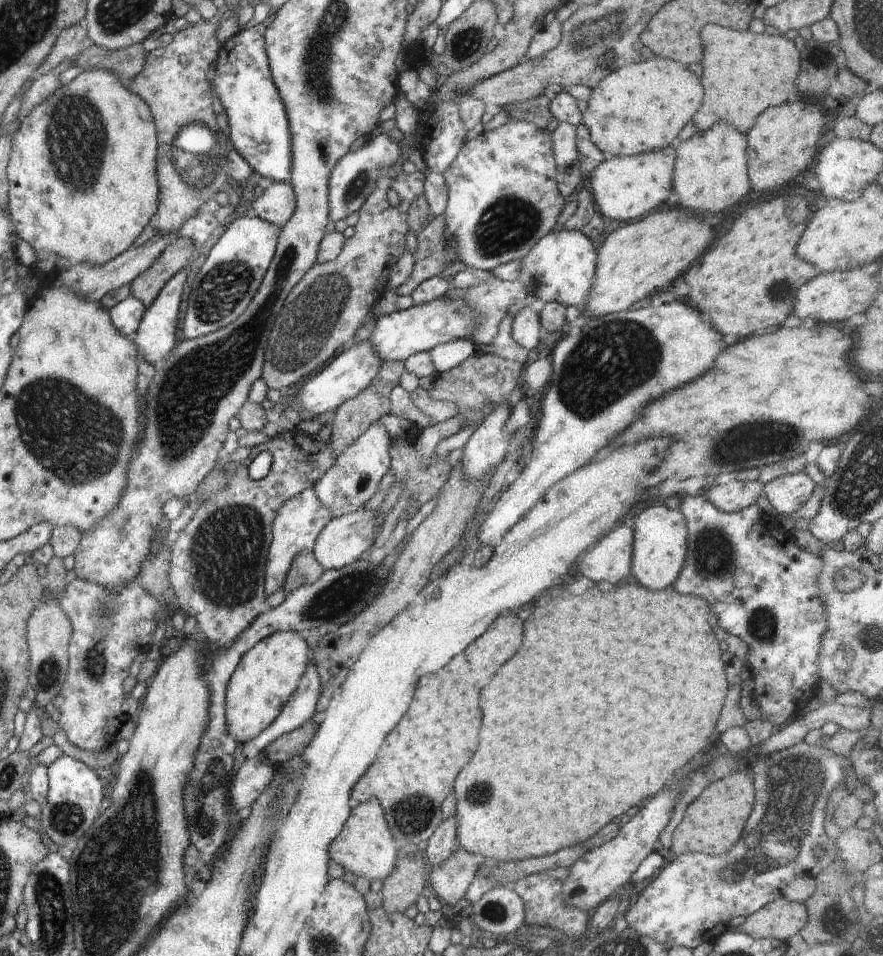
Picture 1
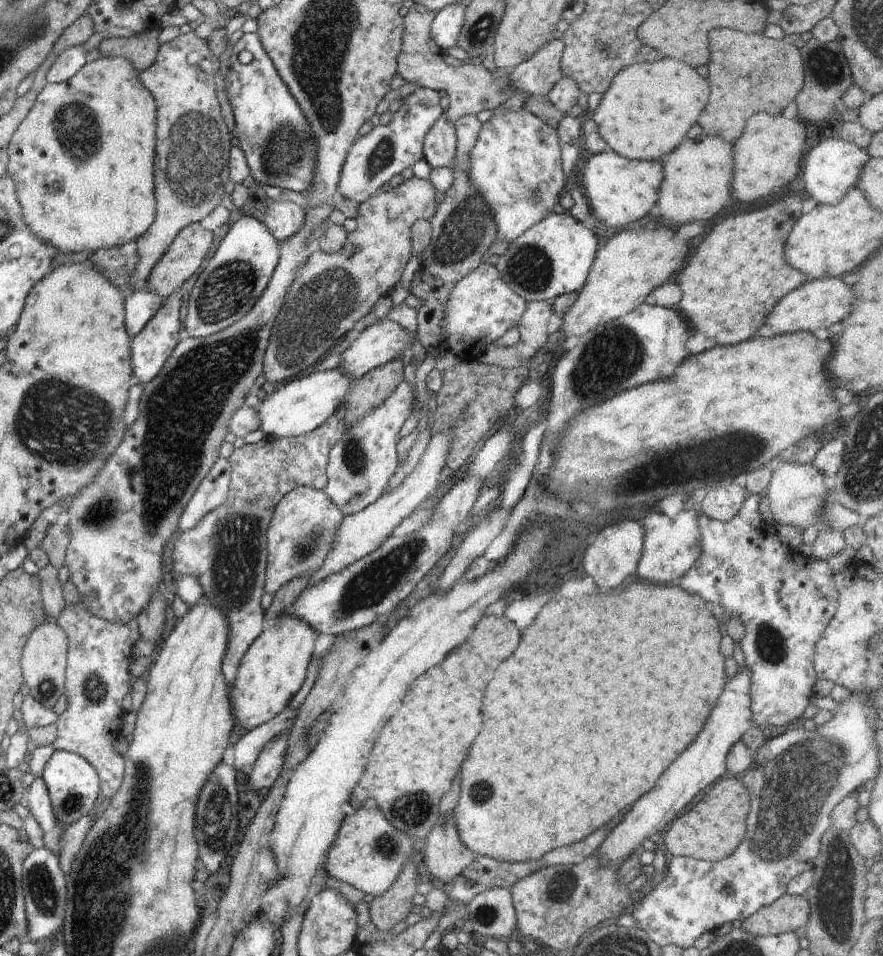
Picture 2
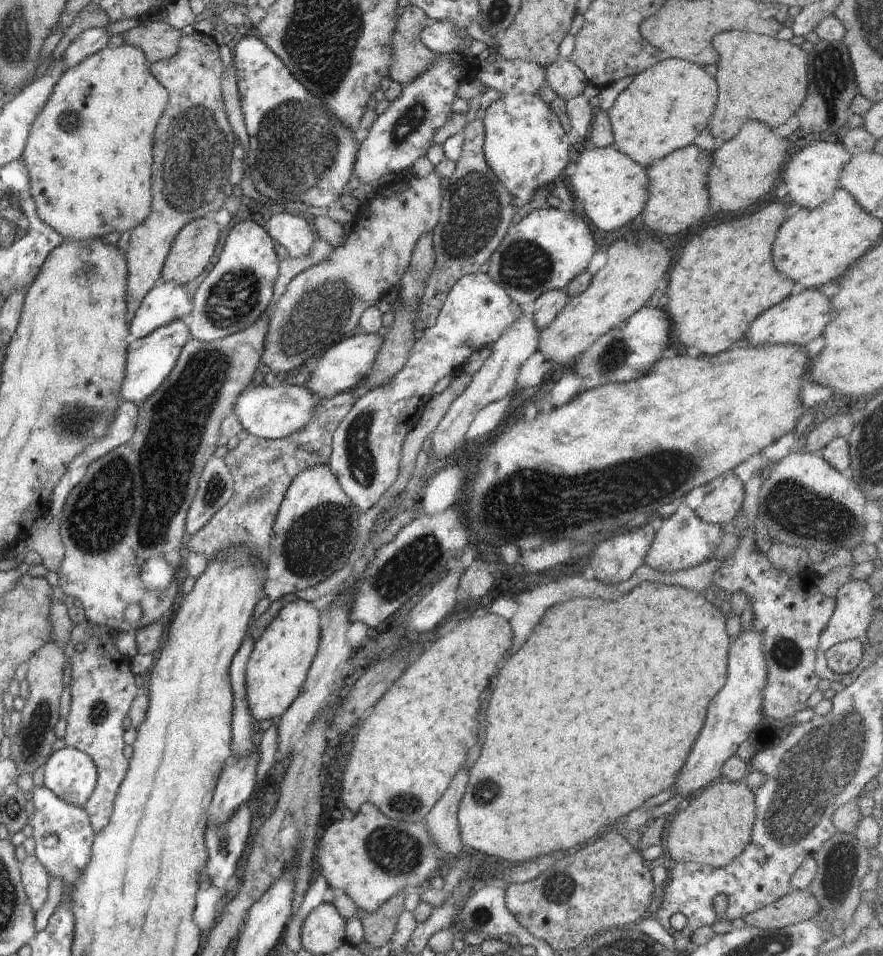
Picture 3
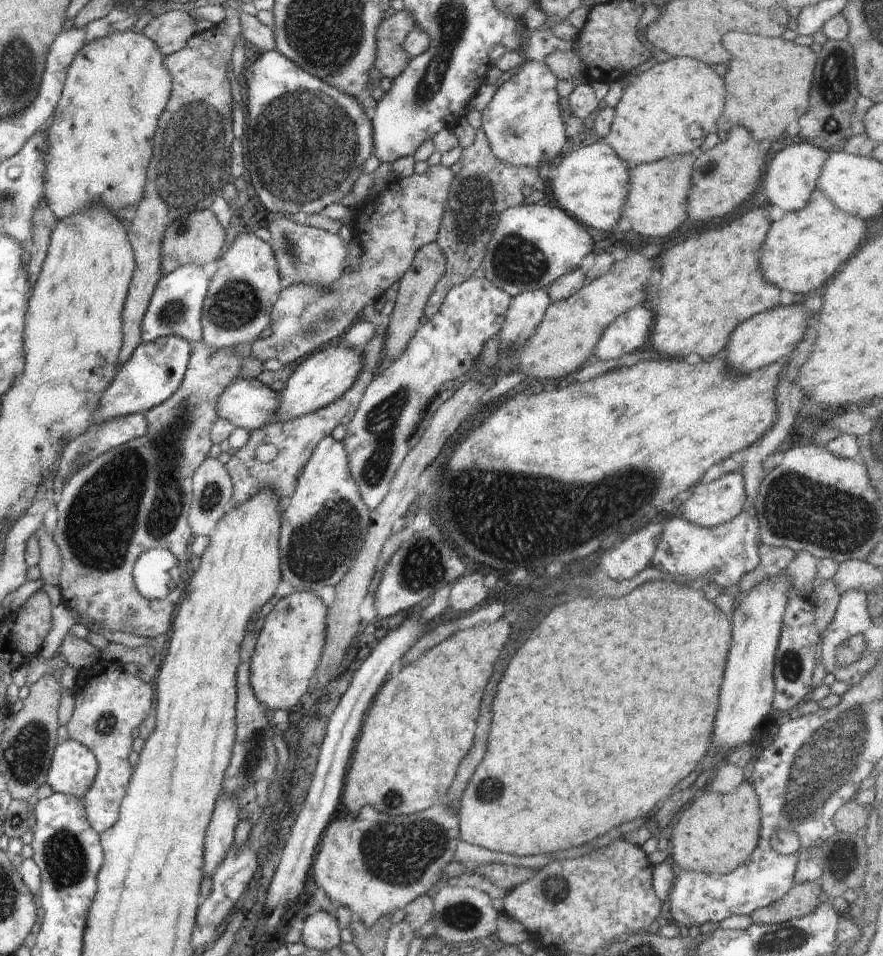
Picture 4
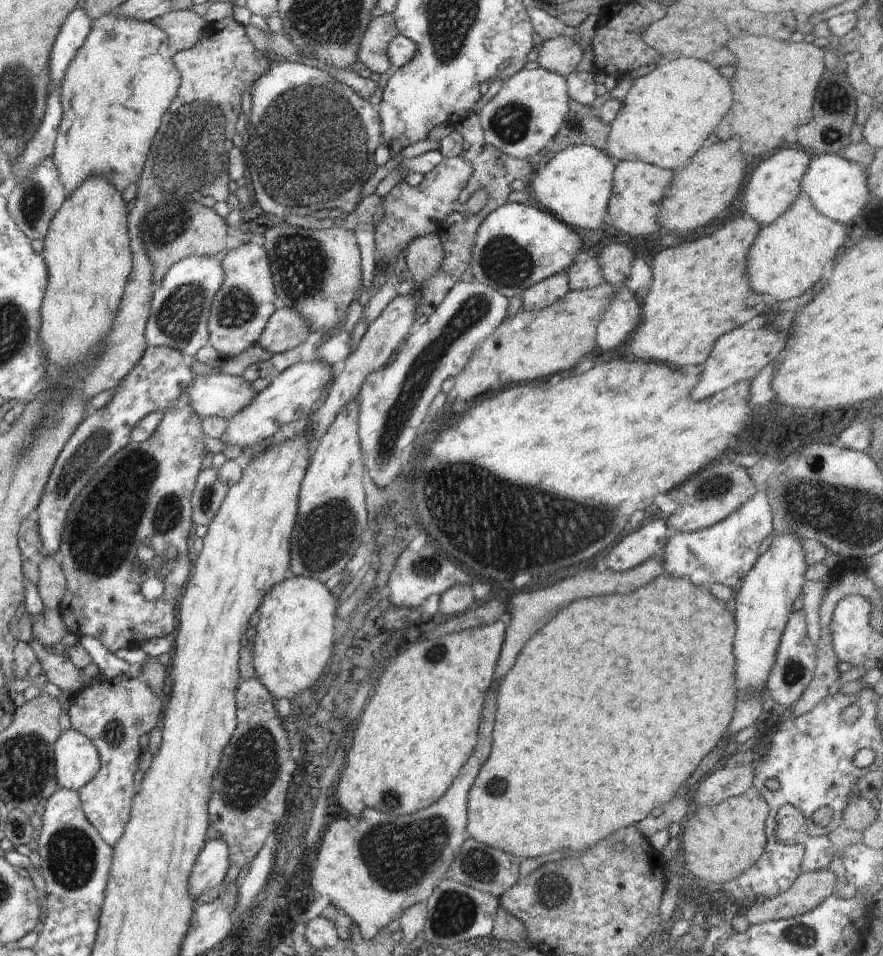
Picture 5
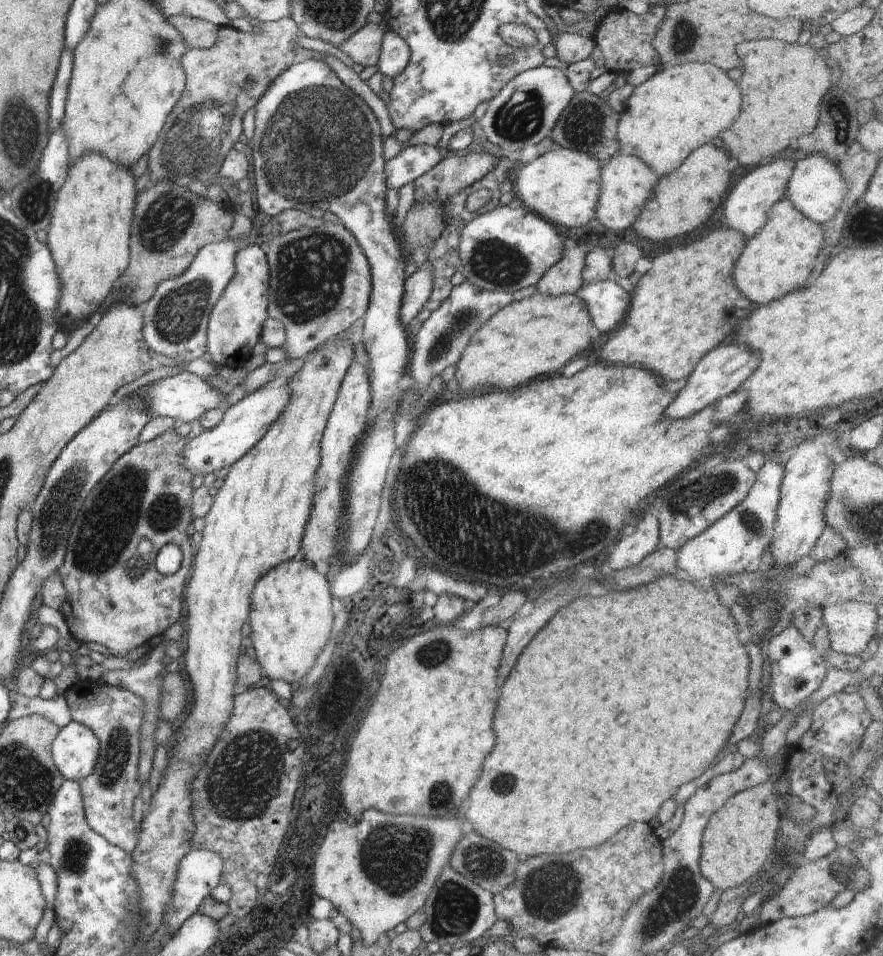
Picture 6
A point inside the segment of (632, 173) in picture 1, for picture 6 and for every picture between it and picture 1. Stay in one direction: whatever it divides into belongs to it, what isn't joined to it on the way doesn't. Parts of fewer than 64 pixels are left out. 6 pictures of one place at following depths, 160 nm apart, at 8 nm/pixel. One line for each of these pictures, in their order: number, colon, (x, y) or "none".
2: (619, 191)
3: (610, 189)
4: (591, 184)
5: (575, 186)
6: (562, 186)

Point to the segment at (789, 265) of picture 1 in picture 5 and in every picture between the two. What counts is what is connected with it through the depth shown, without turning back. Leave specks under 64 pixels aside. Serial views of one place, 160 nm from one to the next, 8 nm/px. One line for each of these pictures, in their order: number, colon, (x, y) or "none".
2: (739, 273)
3: (724, 279)
4: (708, 287)
5: (699, 291)

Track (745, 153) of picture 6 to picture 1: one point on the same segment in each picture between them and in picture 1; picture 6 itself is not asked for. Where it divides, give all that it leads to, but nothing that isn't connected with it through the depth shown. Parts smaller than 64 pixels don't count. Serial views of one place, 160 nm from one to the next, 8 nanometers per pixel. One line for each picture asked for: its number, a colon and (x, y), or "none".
1: (744, 73)
2: (748, 73)
3: (760, 78)
4: (769, 79)
5: (774, 85)

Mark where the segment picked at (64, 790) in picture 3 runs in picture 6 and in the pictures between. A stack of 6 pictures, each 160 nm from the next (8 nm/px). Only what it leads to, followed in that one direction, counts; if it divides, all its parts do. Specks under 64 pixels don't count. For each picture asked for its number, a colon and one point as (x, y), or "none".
4: (73, 768)
5: (77, 761)
6: (75, 751)

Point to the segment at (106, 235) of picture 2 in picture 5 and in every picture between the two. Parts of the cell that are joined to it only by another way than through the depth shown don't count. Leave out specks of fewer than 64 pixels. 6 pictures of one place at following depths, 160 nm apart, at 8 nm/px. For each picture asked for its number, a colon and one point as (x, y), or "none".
3: (89, 152)
4: (99, 143)
5: (122, 81)

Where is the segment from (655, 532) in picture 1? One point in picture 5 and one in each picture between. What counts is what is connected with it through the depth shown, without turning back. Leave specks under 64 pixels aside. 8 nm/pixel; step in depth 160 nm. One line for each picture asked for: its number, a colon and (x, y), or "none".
2: (671, 545)
3: (684, 540)
4: (723, 554)
5: (725, 552)

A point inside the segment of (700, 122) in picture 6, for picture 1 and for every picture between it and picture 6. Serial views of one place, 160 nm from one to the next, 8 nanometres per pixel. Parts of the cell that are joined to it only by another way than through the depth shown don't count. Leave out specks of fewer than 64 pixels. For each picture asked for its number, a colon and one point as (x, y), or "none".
1: (641, 107)
2: (646, 112)
3: (665, 107)
4: (651, 121)
5: (667, 115)

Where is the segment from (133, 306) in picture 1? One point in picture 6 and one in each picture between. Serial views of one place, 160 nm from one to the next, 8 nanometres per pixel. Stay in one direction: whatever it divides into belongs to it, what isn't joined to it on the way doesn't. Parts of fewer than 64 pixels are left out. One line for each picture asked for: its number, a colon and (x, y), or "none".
2: (139, 307)
3: (165, 302)
4: (175, 306)
5: (180, 306)
6: (175, 320)

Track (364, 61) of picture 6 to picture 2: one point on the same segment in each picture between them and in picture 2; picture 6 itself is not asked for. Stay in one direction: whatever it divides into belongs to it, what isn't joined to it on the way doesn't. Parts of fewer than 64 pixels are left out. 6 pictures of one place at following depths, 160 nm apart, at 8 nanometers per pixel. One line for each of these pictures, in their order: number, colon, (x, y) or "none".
2: (471, 88)
3: (411, 57)
4: (391, 60)
5: (372, 53)

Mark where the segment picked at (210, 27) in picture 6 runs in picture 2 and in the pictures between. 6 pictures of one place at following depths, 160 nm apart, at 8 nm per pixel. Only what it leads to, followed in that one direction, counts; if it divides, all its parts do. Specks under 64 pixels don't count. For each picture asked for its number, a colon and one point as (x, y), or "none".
2: (141, 50)
3: (158, 40)
4: (169, 32)
5: (184, 28)

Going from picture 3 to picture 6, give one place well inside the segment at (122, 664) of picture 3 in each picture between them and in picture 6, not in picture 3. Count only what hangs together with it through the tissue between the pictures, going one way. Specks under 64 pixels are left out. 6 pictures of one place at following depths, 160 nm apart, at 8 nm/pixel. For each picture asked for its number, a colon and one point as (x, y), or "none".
4: (109, 702)
5: (114, 713)
6: (115, 715)

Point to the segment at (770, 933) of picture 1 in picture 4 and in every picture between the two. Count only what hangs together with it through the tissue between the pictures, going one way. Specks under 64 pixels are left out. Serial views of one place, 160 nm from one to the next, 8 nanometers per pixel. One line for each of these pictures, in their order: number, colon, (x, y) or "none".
2: (789, 913)
3: (797, 906)
4: (802, 898)

